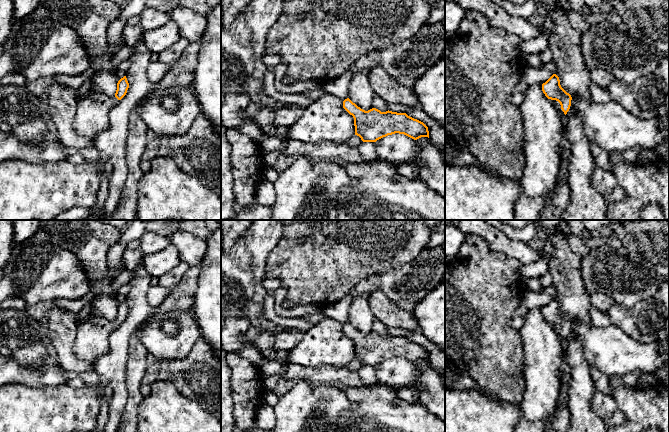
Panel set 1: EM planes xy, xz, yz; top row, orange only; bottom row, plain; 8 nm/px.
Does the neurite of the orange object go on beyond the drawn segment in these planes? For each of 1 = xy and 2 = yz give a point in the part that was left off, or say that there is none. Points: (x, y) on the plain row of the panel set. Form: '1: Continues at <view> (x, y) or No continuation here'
1: Continues at xy (92, 339)
2: Continues at yz (556, 327)

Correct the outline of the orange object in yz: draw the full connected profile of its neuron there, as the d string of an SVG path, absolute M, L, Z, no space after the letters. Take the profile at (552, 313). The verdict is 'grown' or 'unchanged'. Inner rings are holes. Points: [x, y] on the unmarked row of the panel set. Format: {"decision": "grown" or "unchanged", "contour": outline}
{"decision": "grown", "contour": "M553 298L542 308L542 315L548 323L551 323L562 342L565 341L571 330L572 321L560 309L559 301Z"}

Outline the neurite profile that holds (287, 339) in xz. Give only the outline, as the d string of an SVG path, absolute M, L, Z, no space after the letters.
M286 328L276 332L275 352L290 350L295 347L304 335L304 332L296 328Z

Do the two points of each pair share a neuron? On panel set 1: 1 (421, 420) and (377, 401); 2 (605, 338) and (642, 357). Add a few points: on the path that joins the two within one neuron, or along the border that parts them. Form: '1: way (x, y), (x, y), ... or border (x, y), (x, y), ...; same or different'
1: way (410, 420), (396, 420), (388, 412); same
2: way (614, 347), (624, 356), (633, 356); same

